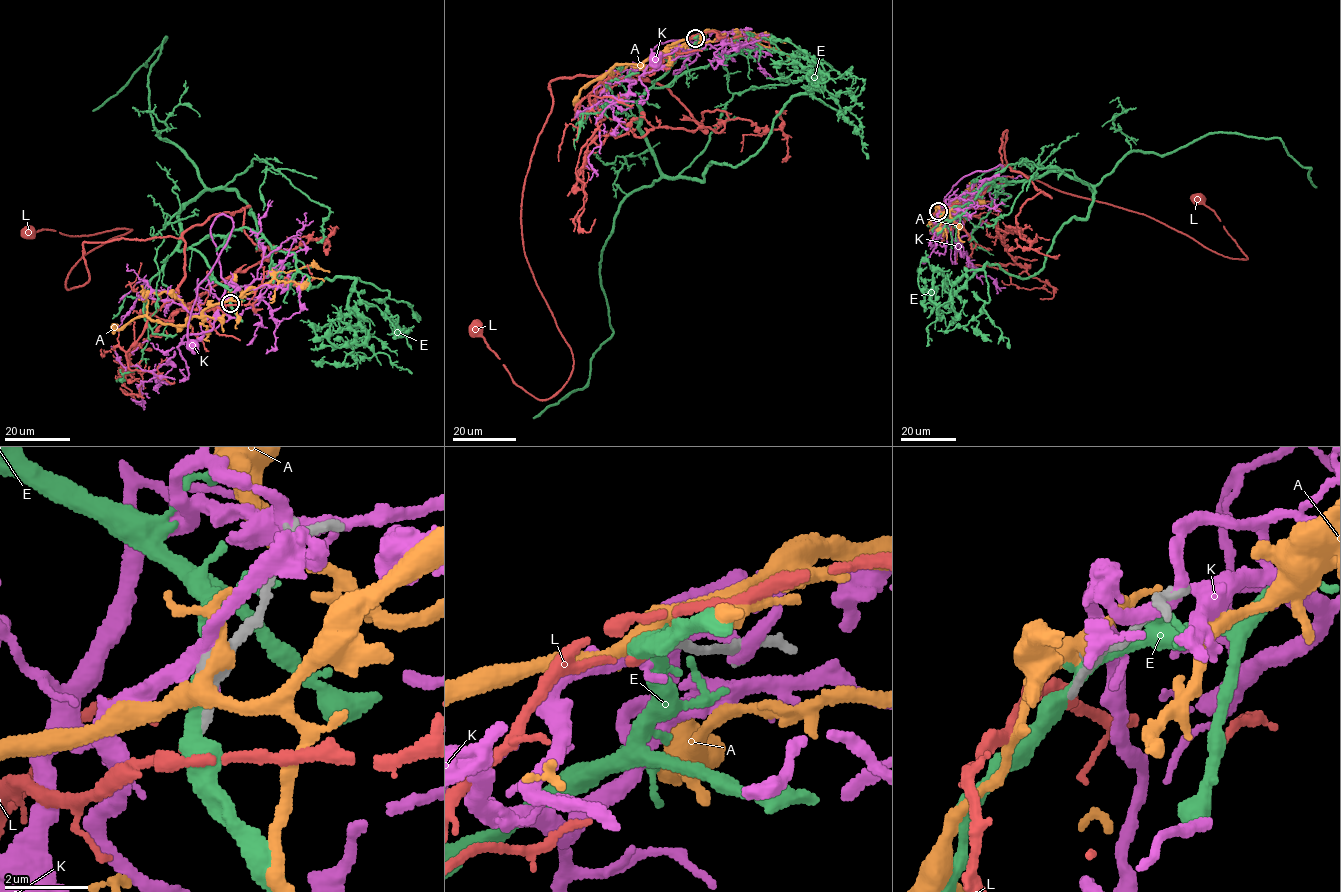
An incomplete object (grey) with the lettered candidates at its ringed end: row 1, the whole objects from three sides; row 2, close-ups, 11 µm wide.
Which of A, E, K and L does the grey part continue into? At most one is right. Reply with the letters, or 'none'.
L

